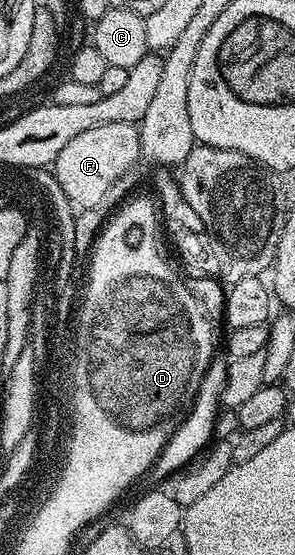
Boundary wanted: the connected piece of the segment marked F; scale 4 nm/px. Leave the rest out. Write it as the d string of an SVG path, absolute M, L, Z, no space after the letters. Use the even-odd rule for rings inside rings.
M104 123L100 127L92 127L92 131L83 131L81 135L76 135L76 139L70 140L55 159L52 172L71 204L81 207L99 202L116 179L120 179L123 173L131 172L130 164L139 160L139 157L137 124Z

